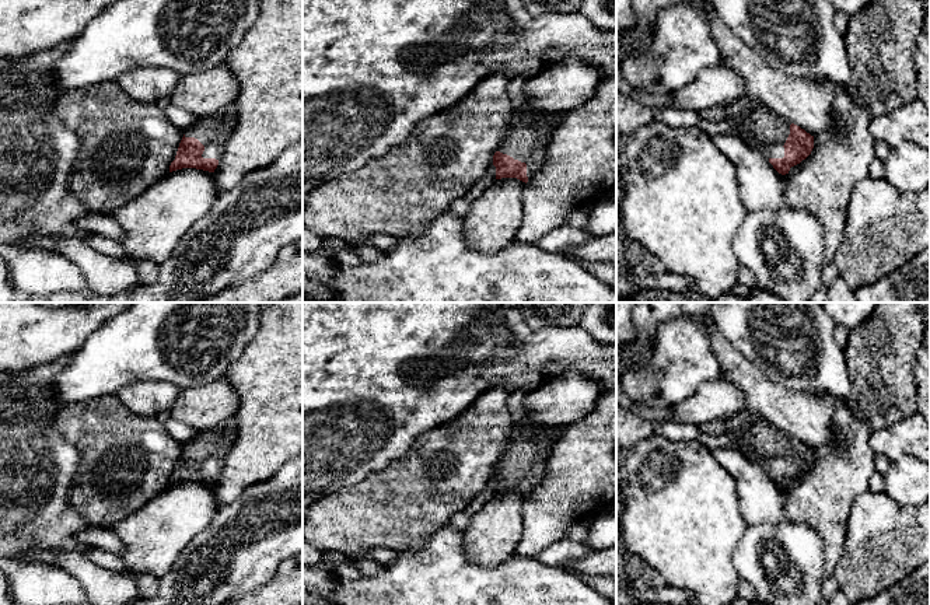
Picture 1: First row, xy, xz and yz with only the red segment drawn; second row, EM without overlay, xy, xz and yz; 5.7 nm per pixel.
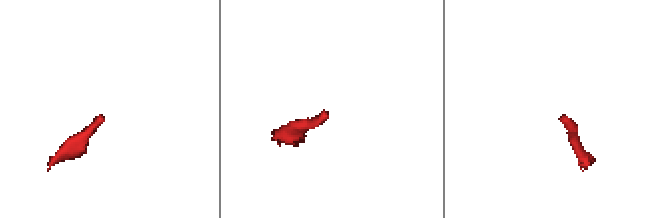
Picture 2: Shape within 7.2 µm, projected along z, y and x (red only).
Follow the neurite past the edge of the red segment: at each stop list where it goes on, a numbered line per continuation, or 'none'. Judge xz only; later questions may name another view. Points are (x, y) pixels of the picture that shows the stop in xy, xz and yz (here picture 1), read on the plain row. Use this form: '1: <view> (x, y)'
1: xz (528, 448)

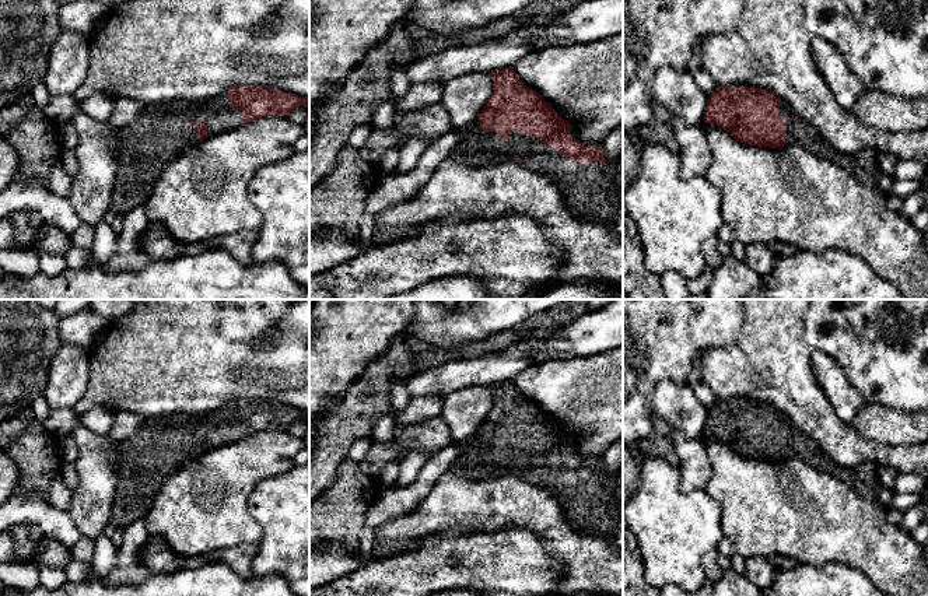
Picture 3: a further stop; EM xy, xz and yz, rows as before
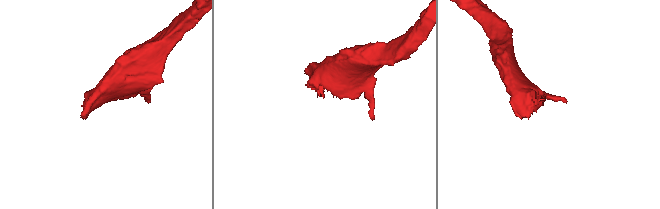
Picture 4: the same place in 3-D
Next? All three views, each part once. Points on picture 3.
1: xz (582, 498)

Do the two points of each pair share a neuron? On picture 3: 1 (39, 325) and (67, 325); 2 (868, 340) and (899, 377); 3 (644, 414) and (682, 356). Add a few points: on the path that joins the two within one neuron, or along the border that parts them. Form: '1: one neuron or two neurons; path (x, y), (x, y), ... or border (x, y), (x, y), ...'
1: two neurons; border (60, 318), (59, 336), (63, 340)
2: one neuron; path (876, 349), (896, 368)
3: one neuron; path (644, 398), (644, 385), (665, 364)

